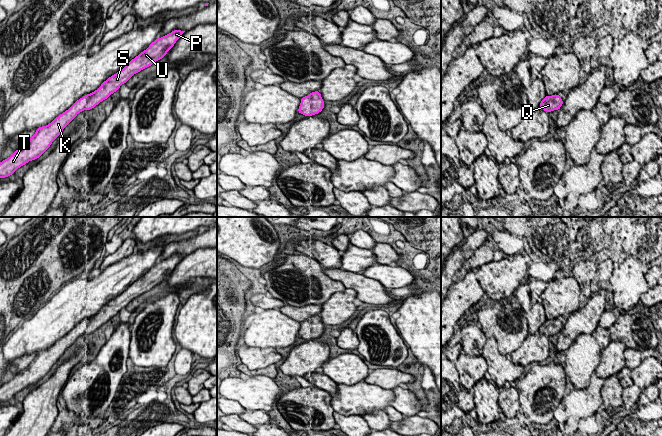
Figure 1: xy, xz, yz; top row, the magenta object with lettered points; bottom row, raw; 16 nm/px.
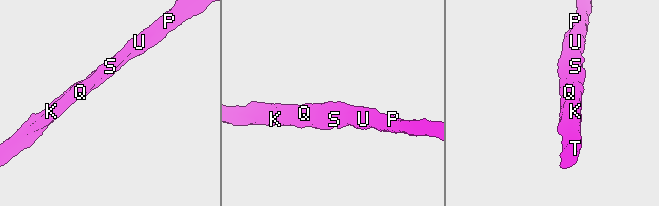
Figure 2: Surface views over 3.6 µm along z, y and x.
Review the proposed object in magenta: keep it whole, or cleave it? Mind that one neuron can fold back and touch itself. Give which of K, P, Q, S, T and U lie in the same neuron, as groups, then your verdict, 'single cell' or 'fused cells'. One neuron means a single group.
K P Q S T U | single cell

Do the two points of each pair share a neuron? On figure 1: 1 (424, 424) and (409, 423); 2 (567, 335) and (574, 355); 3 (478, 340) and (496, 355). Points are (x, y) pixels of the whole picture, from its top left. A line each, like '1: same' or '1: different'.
1: same
2: different
3: different

